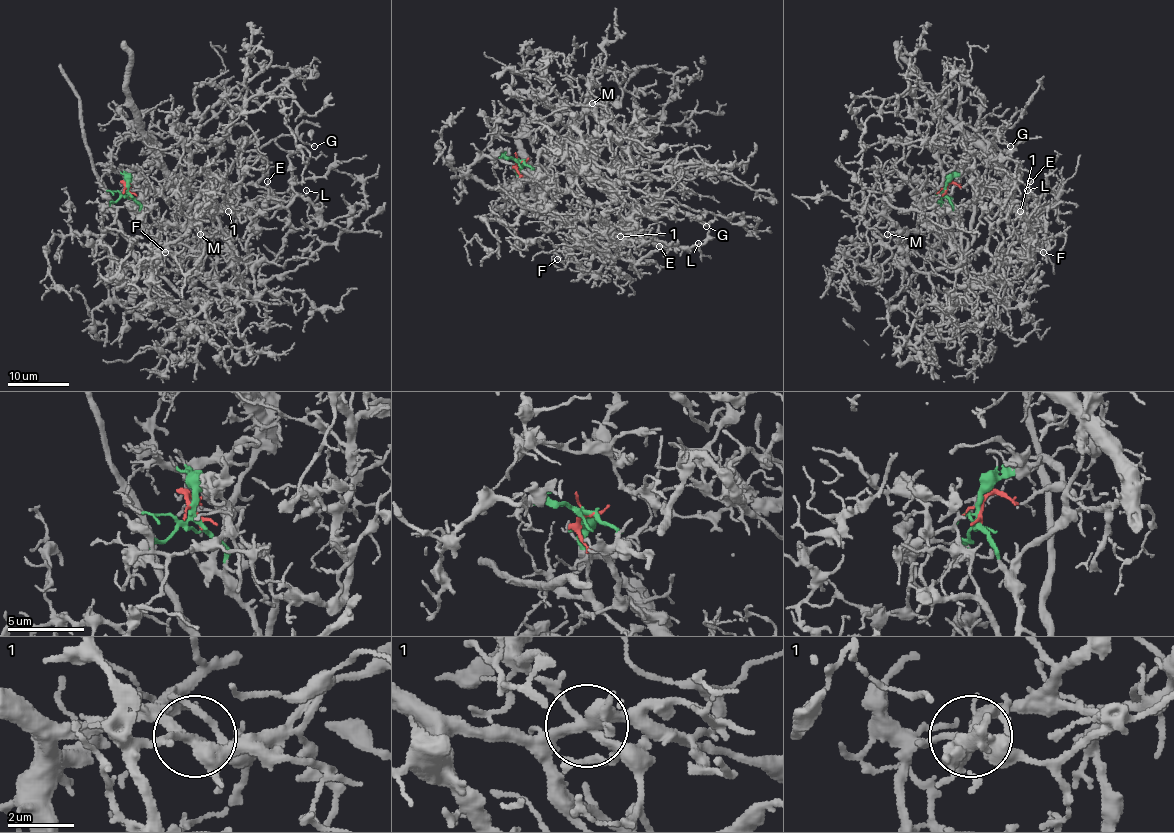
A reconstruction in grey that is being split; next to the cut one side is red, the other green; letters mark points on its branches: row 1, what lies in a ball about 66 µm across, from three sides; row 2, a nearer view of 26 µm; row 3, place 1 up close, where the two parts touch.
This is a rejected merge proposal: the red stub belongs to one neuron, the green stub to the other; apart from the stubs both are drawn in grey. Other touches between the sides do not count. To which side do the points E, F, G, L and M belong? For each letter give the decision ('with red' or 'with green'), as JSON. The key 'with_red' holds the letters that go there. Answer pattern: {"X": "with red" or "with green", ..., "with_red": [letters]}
{"E": "with red", "F": "with red", "G": "with green", "L": "with red", "M": "with green", "with_red": ["E", "F", "L"]}

